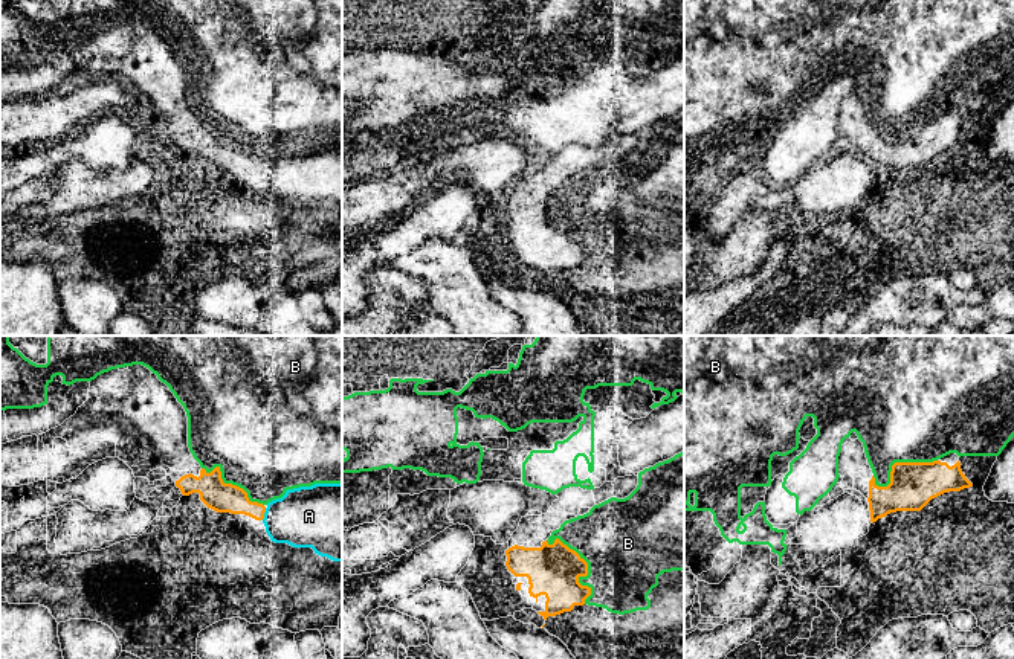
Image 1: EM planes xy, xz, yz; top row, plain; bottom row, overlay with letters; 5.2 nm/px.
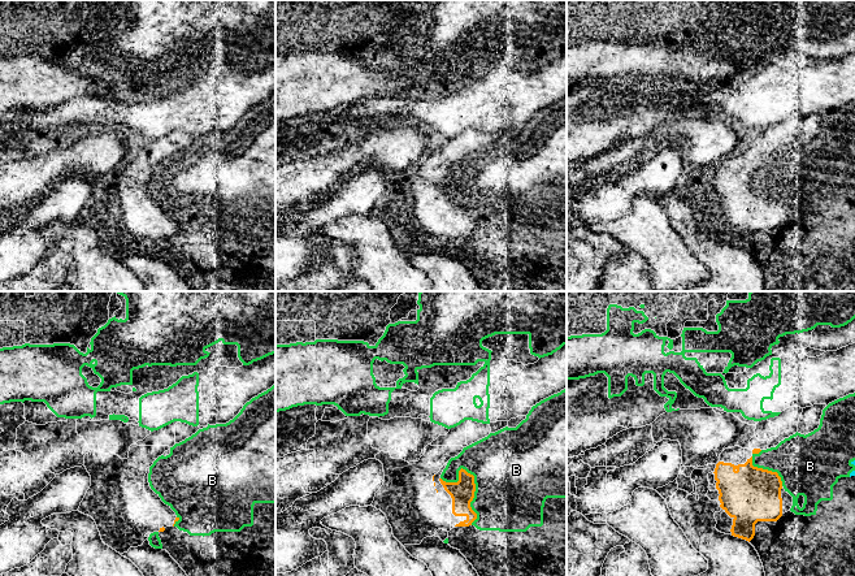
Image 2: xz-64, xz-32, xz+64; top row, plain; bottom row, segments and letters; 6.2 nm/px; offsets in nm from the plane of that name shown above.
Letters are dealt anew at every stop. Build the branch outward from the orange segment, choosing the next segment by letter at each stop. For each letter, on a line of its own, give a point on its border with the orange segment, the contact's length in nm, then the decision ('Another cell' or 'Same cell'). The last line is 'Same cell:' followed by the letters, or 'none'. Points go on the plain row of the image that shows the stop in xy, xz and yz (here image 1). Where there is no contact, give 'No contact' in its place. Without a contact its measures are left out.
A: Touches orange at xy (263, 173). Shared border 70 nm. Same cell
B: Touches orange at xz (587, 225). Shared border 400 nm. Another cell
Same cell: A

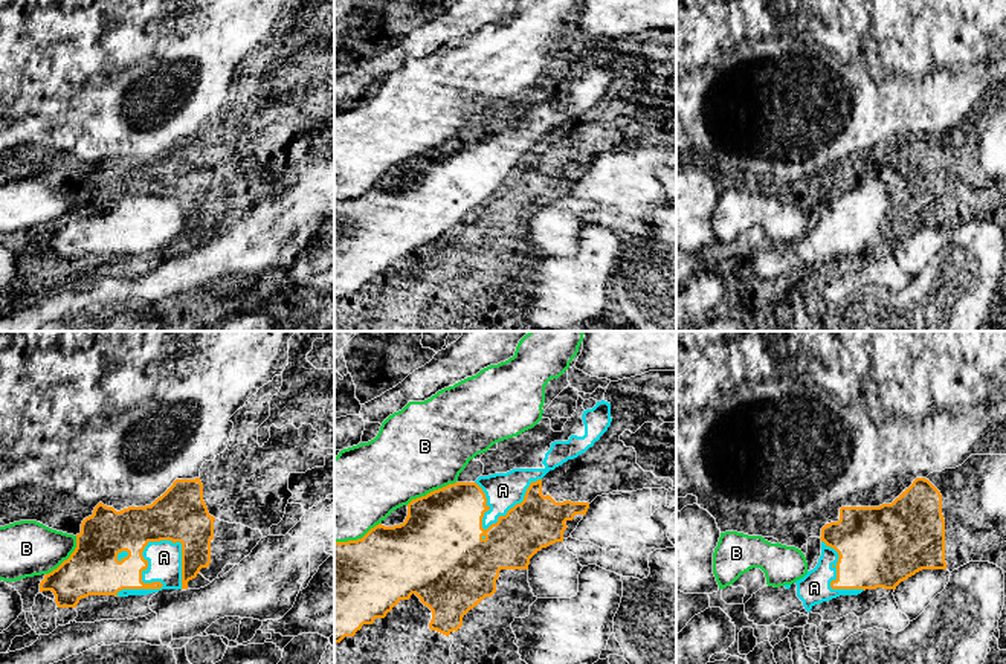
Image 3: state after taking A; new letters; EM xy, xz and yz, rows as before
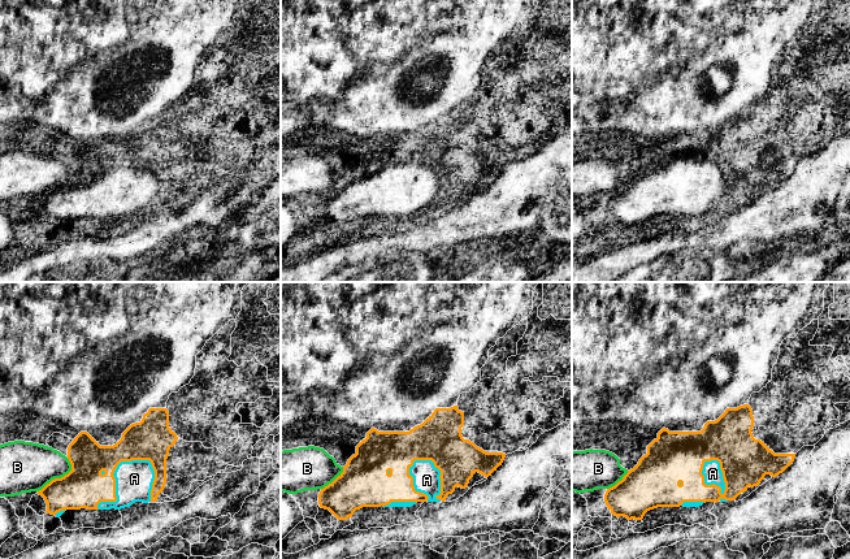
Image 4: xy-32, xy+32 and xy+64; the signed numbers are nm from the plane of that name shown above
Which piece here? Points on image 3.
A: Touches orange at xy (141, 237). Shared border 440 nm. Same cell
B: Touches orange at xz (431, 150). Shared border 300 nm. Another cell
Same cell: A

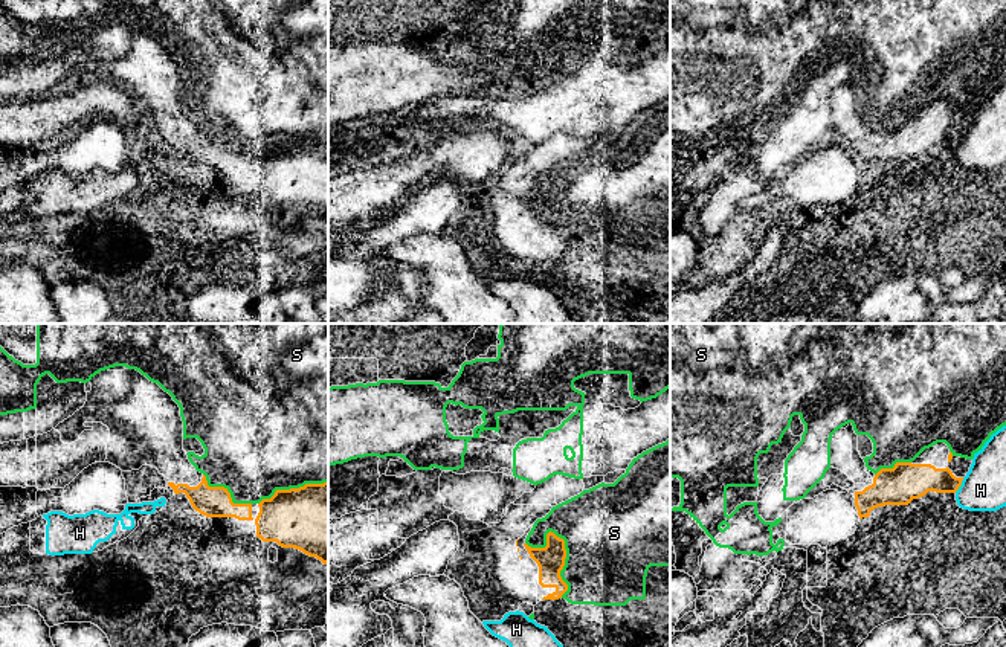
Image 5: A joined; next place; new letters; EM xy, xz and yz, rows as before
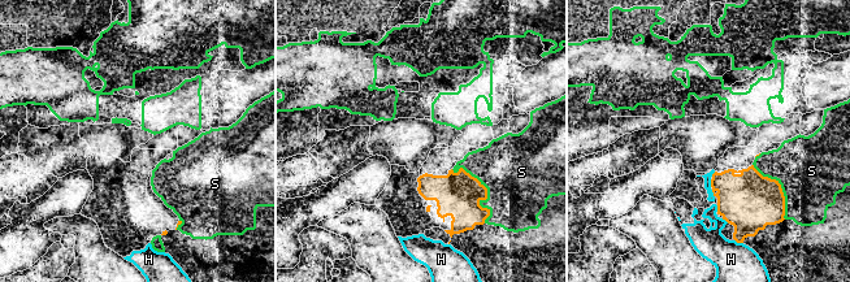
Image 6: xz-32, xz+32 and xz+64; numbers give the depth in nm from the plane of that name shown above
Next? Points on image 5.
H: Touches orange at yz (960, 142). Shared border 90 nm. Another cell
S: Touches orange at xz (564, 220). Shared border 360 nm. Another cell
Same cell: none

